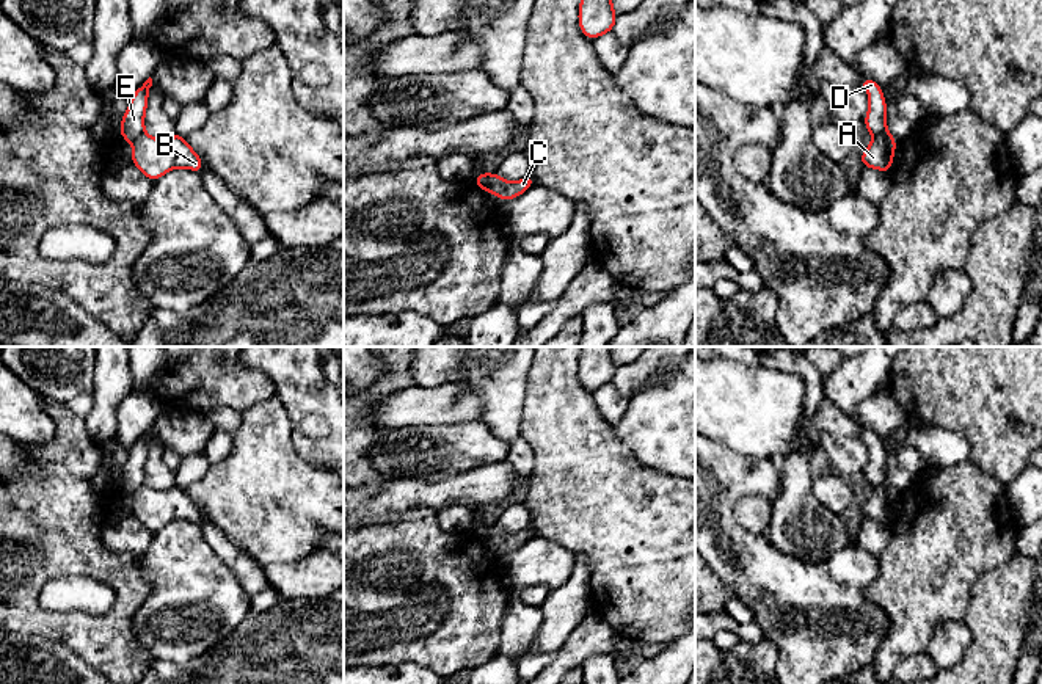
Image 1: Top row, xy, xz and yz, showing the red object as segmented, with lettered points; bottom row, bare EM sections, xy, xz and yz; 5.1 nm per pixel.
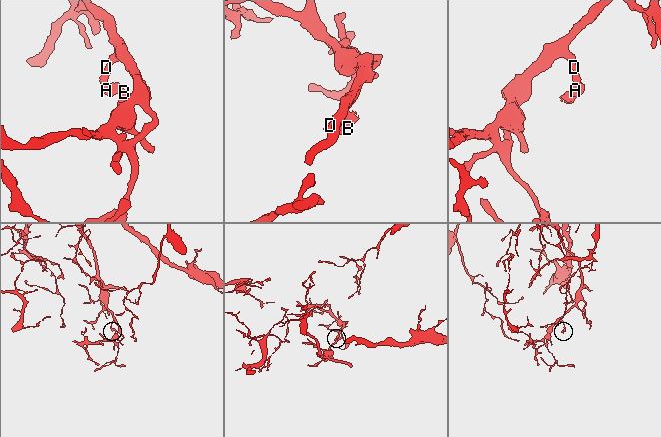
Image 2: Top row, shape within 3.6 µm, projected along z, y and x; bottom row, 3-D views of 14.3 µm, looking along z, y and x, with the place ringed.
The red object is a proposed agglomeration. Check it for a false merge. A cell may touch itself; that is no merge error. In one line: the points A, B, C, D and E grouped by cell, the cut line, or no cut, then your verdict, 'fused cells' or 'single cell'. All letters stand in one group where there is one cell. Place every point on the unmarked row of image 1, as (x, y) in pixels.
A B C / D E | xz (491, 526), (485, 542) | fused cells

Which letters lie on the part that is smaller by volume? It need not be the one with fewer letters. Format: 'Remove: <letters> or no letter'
Remove: A, B, C

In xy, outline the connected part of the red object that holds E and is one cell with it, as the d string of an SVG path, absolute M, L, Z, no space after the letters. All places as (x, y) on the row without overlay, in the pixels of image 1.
M149 428L130 449L130 458L124 464L119 477L122 491L133 494L140 486L144 485L144 464L148 460L151 438L152 430Z

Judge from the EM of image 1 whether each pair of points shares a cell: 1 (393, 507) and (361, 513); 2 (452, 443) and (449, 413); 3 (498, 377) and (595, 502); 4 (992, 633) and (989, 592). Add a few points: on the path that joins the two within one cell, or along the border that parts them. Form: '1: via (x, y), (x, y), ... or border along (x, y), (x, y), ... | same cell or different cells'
1: via (385, 507), (369, 507) | same cell
2: border along (480, 419), (455, 424), (418, 424), (415, 427) | different cells
3: border along (529, 371), (520, 436) | different cells
4: via (992, 623), (992, 601) | same cell

